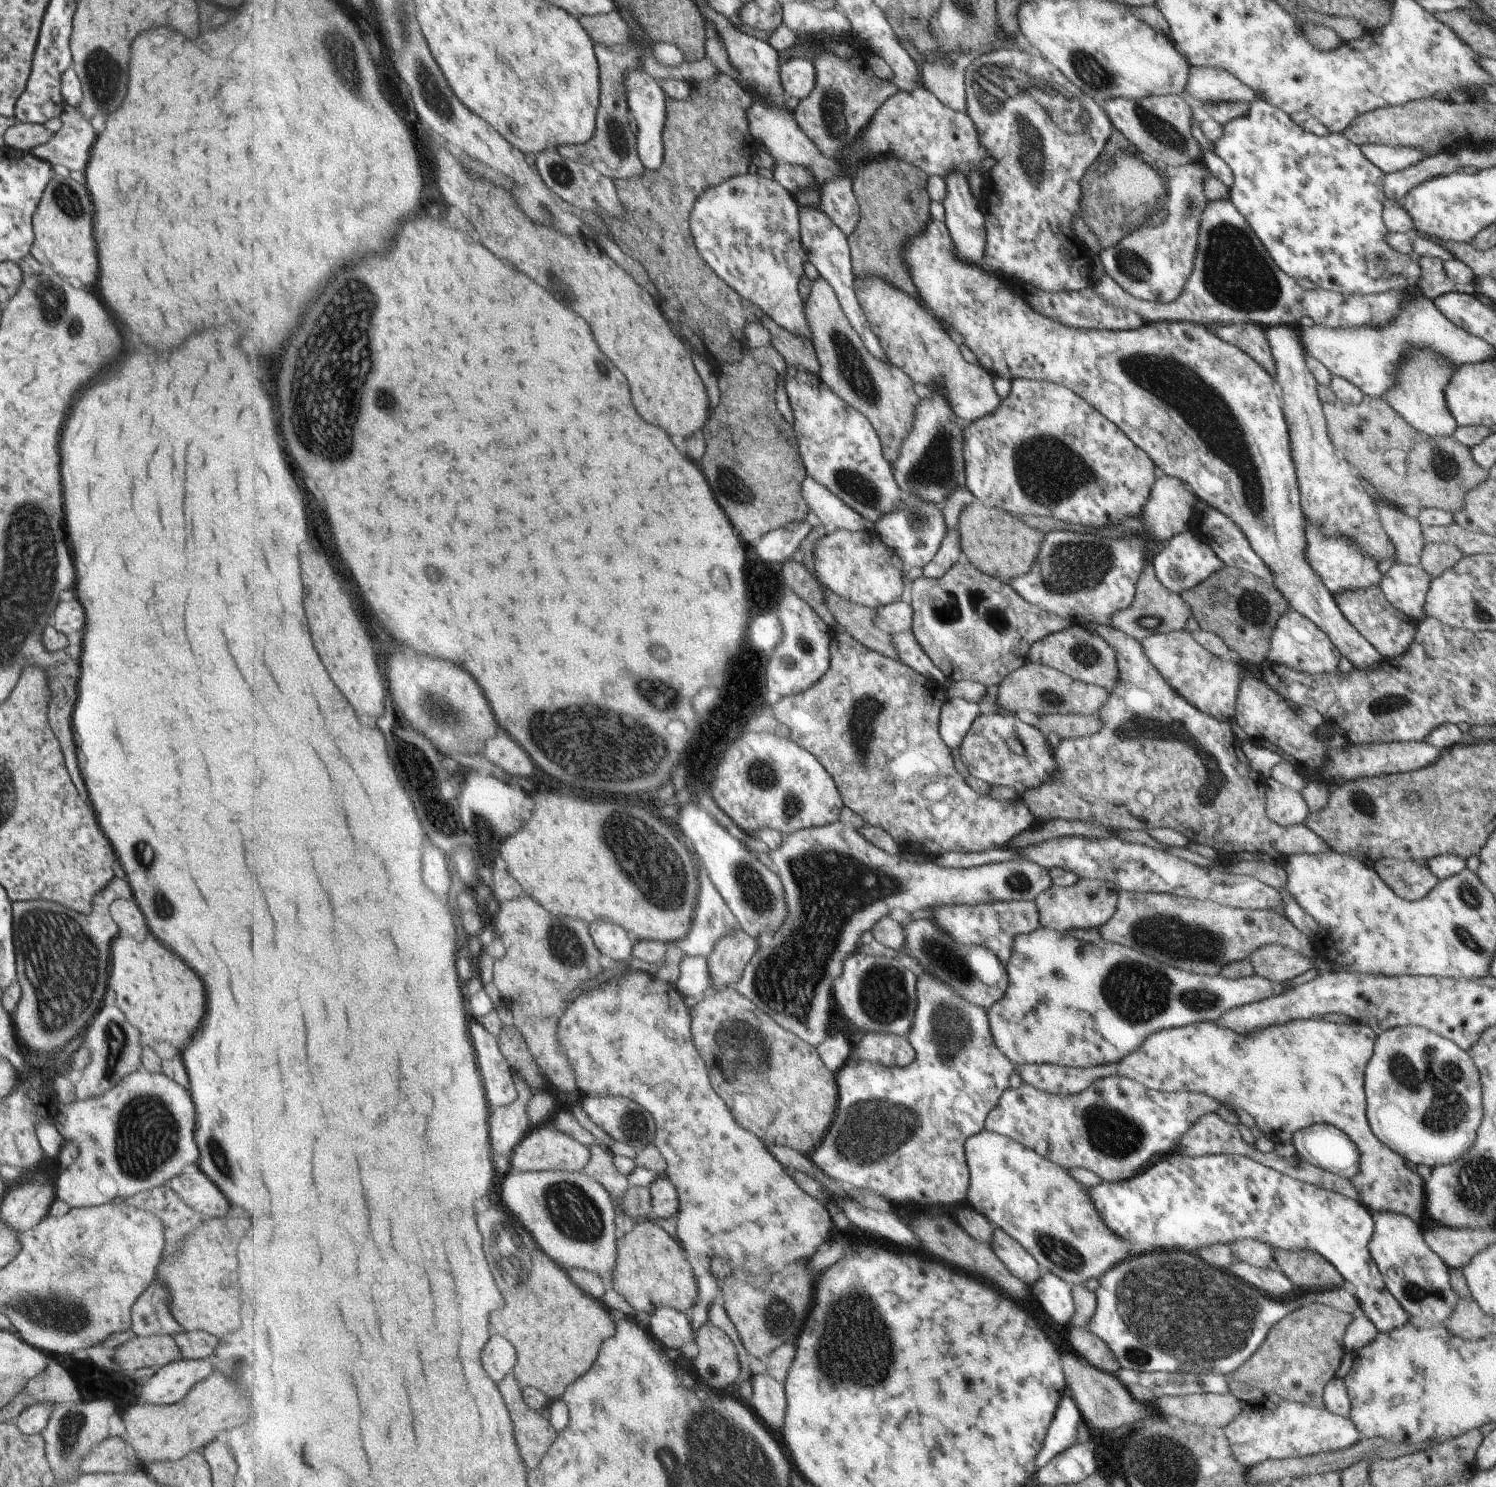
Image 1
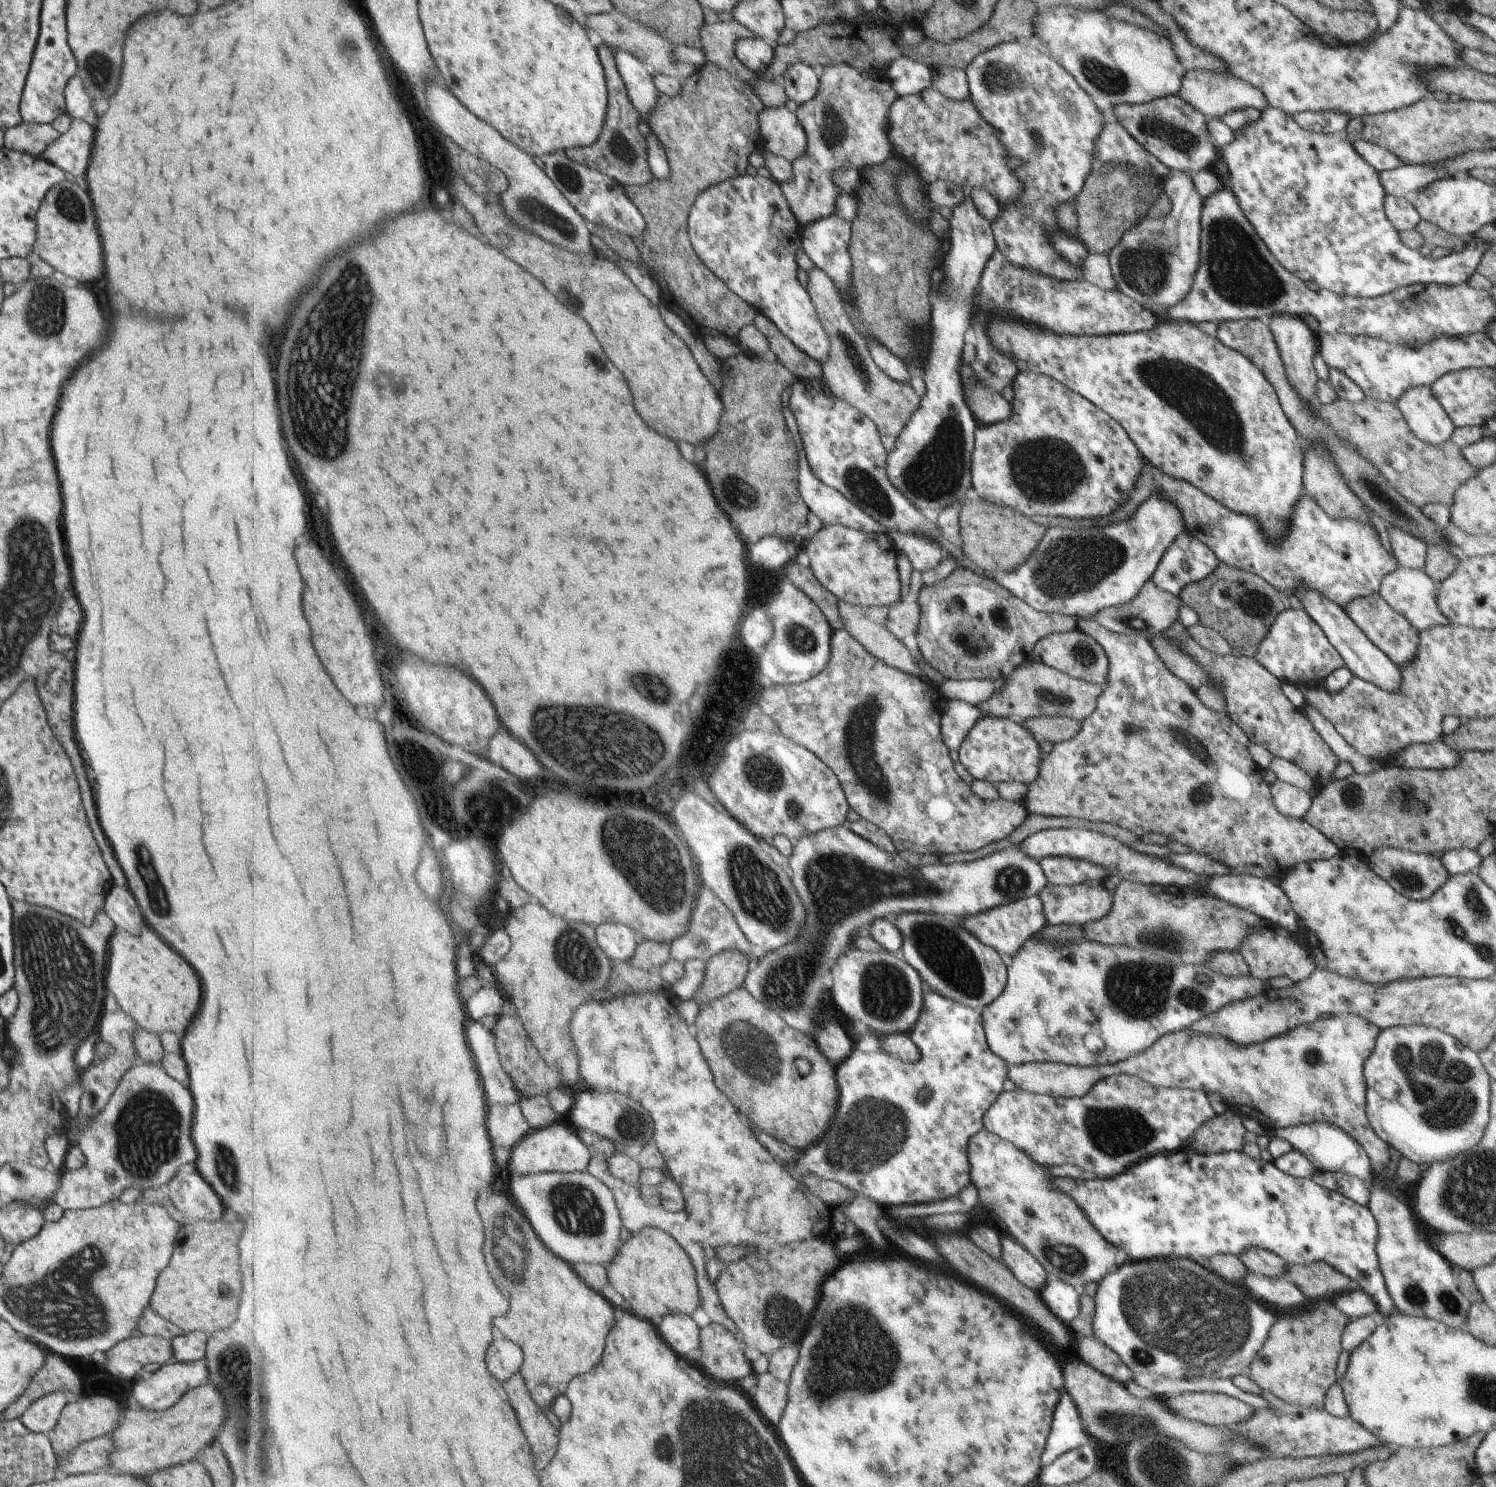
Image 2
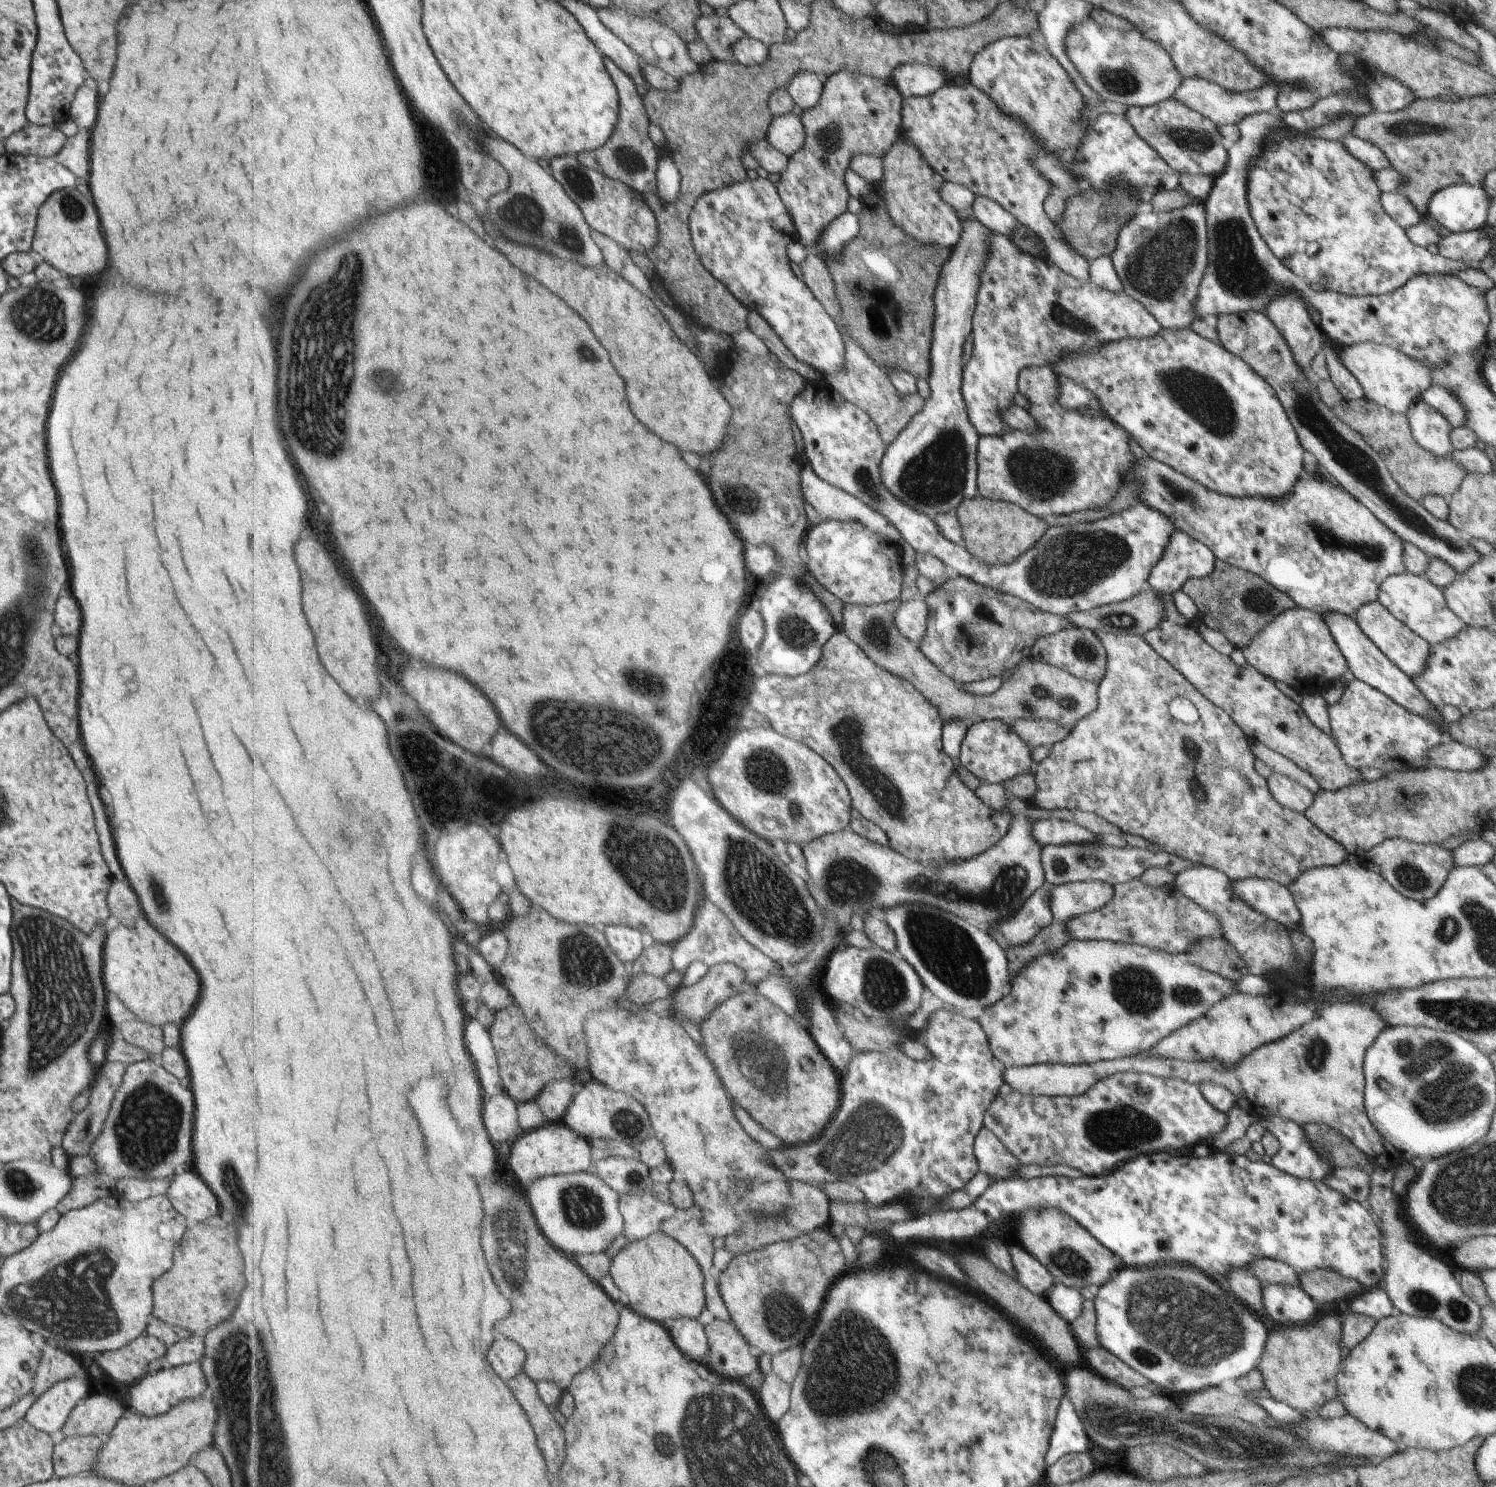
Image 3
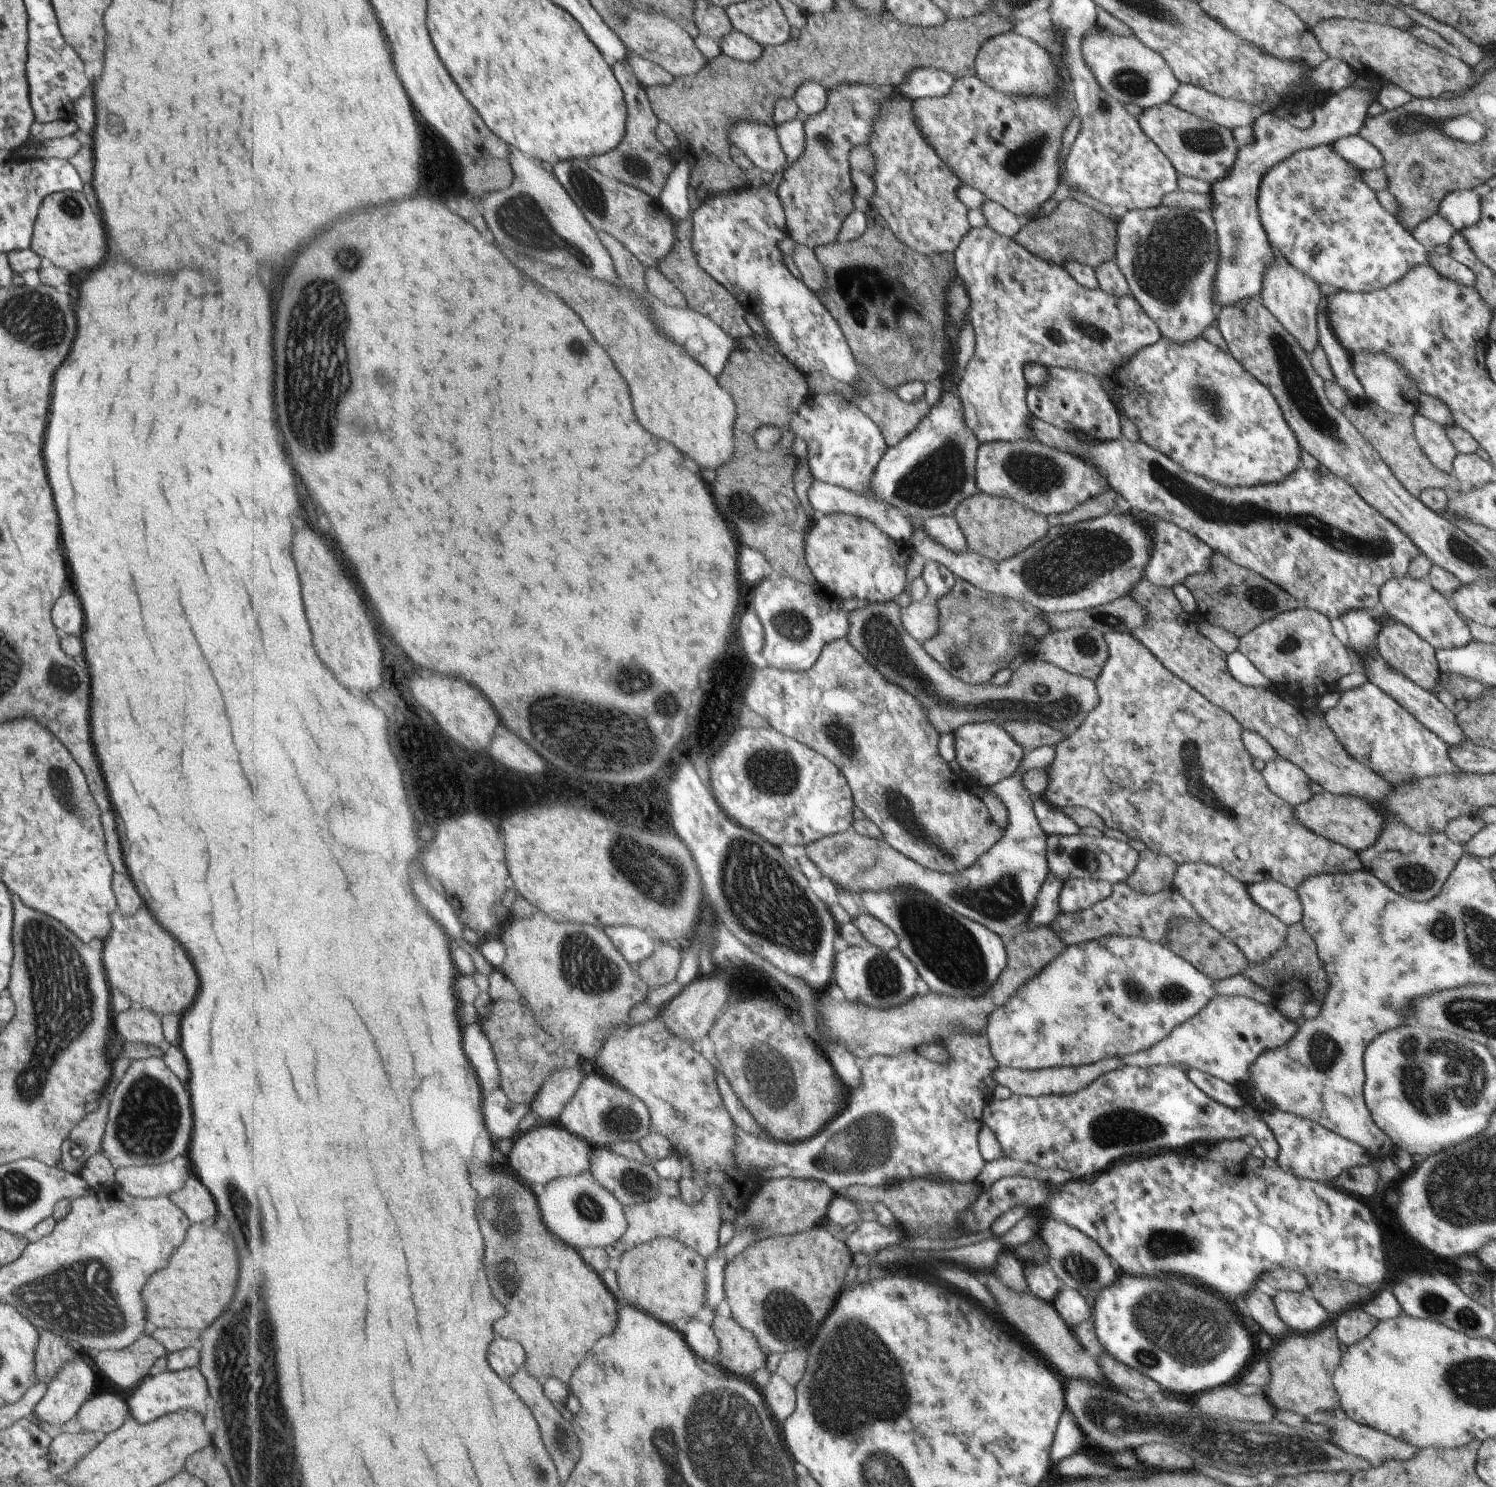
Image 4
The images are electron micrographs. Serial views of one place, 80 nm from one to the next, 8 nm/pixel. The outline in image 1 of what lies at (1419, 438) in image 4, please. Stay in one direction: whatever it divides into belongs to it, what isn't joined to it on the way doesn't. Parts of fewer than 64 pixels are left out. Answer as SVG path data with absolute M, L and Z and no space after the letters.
M1423 347L1412 350L1412 355L1400 366L1396 374L1396 384L1384 394L1383 399L1406 423L1416 431L1430 437L1444 437L1456 432L1456 419L1445 402L1444 390L1457 367L1450 365L1447 359Z

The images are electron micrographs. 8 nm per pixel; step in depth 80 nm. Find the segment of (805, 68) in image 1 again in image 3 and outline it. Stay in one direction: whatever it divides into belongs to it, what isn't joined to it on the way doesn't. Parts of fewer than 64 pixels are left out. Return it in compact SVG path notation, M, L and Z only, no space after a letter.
M800 70L786 89L796 104L804 110L820 103L824 81L825 78L816 72Z

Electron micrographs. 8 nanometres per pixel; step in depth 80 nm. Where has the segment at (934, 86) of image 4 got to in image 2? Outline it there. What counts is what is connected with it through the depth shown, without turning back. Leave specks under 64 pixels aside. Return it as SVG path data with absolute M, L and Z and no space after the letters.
M911 57L895 59L885 76L901 97L919 94L921 90L929 89L932 81L930 68L923 63L915 62Z

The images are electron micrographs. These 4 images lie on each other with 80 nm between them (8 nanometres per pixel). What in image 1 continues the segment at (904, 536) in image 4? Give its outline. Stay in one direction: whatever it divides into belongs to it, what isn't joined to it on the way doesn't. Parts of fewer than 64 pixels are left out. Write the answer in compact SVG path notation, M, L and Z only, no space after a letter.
M808 476L803 481L802 494L809 503L810 510L820 519L829 535L839 529L855 532L873 528L873 523L813 477Z

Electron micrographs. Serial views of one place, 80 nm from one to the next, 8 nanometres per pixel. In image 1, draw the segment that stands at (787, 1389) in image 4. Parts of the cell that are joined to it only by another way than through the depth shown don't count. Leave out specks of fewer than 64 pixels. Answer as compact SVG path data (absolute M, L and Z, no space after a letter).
M768 1373L751 1378L754 1395L750 1405L759 1414L765 1424L773 1428L783 1428L787 1412L787 1393L784 1383Z

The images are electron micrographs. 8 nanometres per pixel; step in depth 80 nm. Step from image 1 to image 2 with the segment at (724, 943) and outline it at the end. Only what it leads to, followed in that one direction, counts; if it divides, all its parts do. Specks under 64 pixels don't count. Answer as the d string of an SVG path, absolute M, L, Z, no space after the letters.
M729 949L710 958L704 985L693 998L698 1002L698 1007L708 1005L743 986L751 965L750 958L739 949Z

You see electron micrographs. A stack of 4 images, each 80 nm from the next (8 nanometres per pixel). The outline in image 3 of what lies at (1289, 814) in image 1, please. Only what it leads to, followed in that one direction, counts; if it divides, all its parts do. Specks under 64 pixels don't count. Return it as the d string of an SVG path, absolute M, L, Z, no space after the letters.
M1272 772L1267 783L1268 789L1282 807L1298 813L1307 809L1315 796L1301 784L1279 773Z

